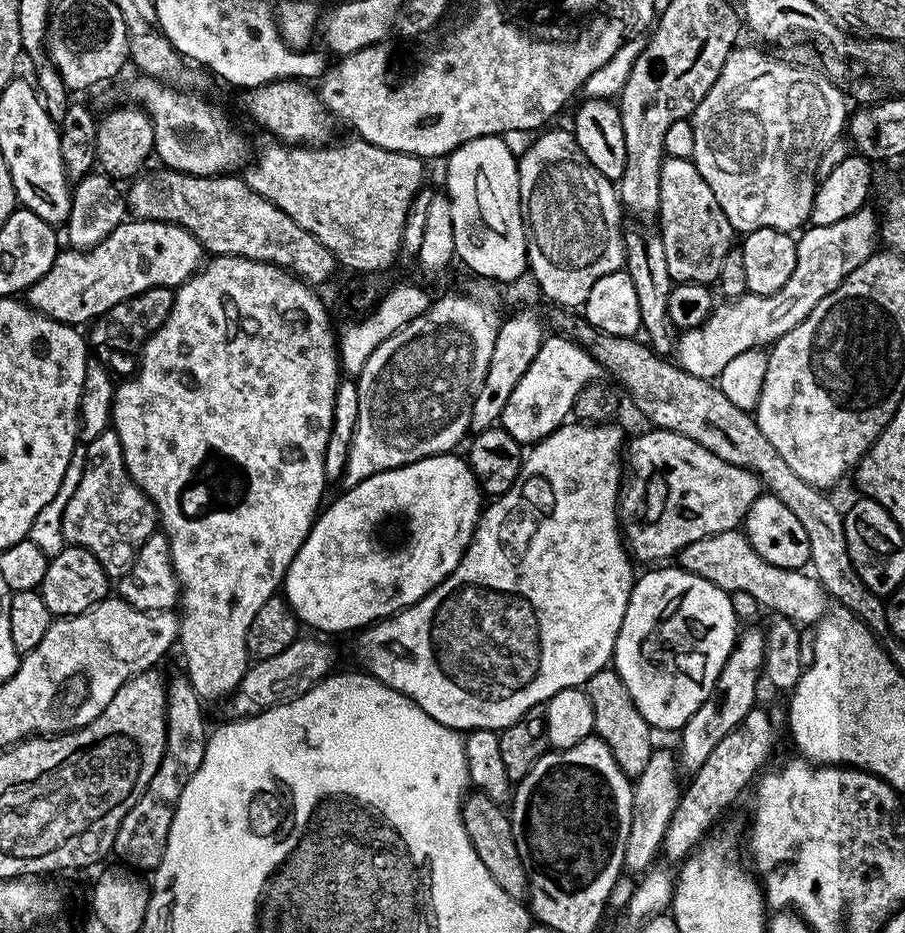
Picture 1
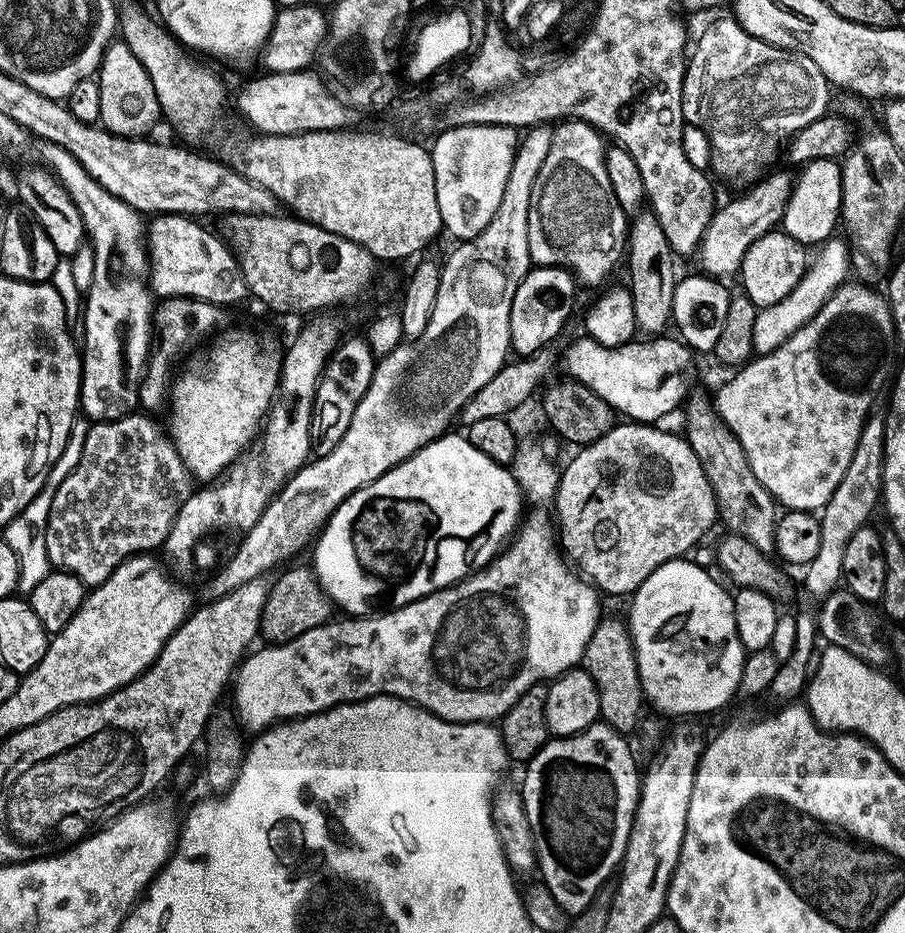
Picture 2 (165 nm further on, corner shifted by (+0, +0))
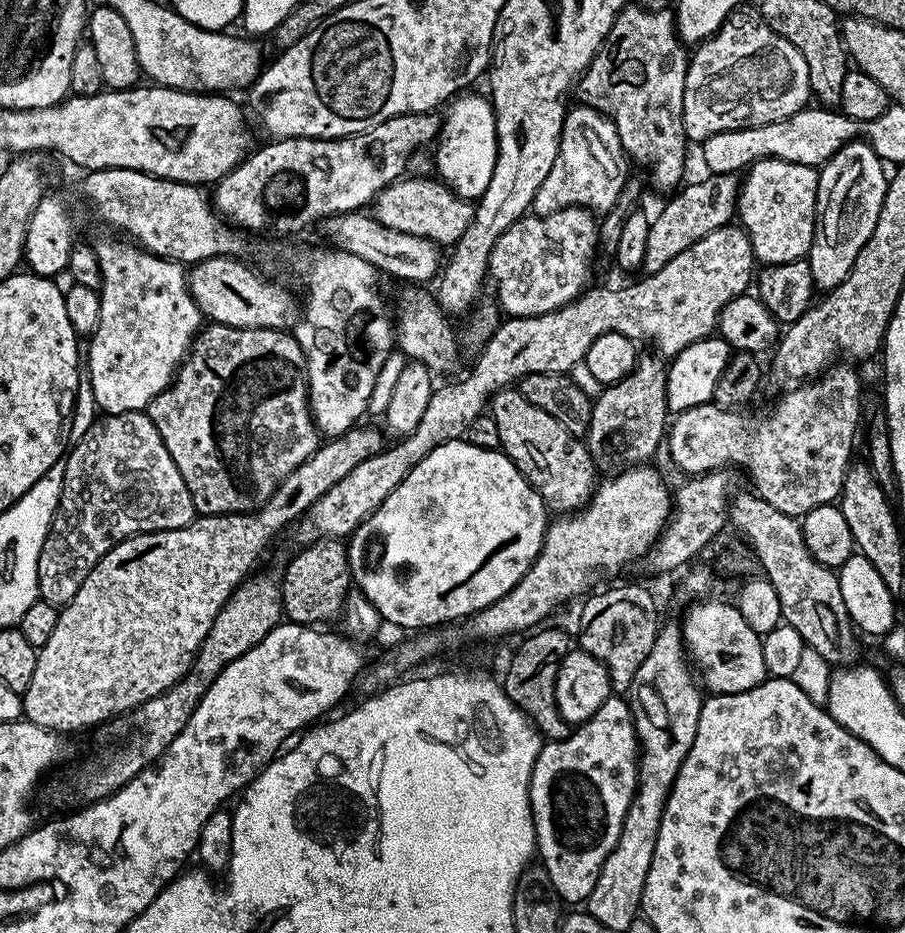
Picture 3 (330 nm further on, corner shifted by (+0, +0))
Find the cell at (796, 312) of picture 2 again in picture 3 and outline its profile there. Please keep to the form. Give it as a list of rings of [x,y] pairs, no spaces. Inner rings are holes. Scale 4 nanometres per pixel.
[[[857,138],[852,143],[842,146],[819,169],[818,190],[816,191],[816,233],[806,257],[810,266],[812,283],[817,289],[831,290],[837,288],[850,274],[854,266],[854,258],[858,258],[858,250],[866,246],[870,234],[874,234],[874,226],[878,226],[878,214],[882,210],[882,202],[886,198],[889,177],[884,176],[885,161],[863,139]]]

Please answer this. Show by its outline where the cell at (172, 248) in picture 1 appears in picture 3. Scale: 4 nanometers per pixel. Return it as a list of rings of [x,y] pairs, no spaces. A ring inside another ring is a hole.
[[[215,256],[191,265],[188,288],[194,302],[209,321],[218,324],[235,328],[283,329],[287,325],[284,323],[293,319],[292,300],[287,290],[271,284],[266,277],[259,276],[250,265],[242,261],[231,256]]]

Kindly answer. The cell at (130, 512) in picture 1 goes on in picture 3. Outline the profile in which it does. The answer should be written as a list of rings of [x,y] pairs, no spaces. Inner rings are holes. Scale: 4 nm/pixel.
[[[143,411],[101,415],[90,426],[90,430],[86,430],[82,439],[71,445],[64,460],[60,504],[56,507],[46,542],[42,542],[42,554],[38,558],[40,599],[57,606],[69,604],[74,594],[78,594],[78,586],[82,586],[92,567],[115,544],[129,540],[139,532],[181,528],[191,524],[196,515],[190,490],[186,490],[186,482],[182,474],[178,474],[178,466],[174,466],[174,458],[170,458],[170,450],[166,450],[158,430],[154,430],[154,422],[150,422]]]

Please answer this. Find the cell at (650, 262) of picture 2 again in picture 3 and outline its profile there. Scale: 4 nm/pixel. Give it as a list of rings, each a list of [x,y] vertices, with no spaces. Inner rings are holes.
[[[641,355],[636,361],[634,370],[626,374],[618,382],[607,385],[599,397],[595,397],[592,405],[592,418],[588,427],[586,443],[588,452],[596,461],[596,467],[601,473],[615,474],[623,472],[625,468],[634,468],[643,465],[656,451],[661,451],[666,440],[666,429],[670,424],[668,399],[666,398],[666,382],[668,381],[668,364],[659,355]]]

